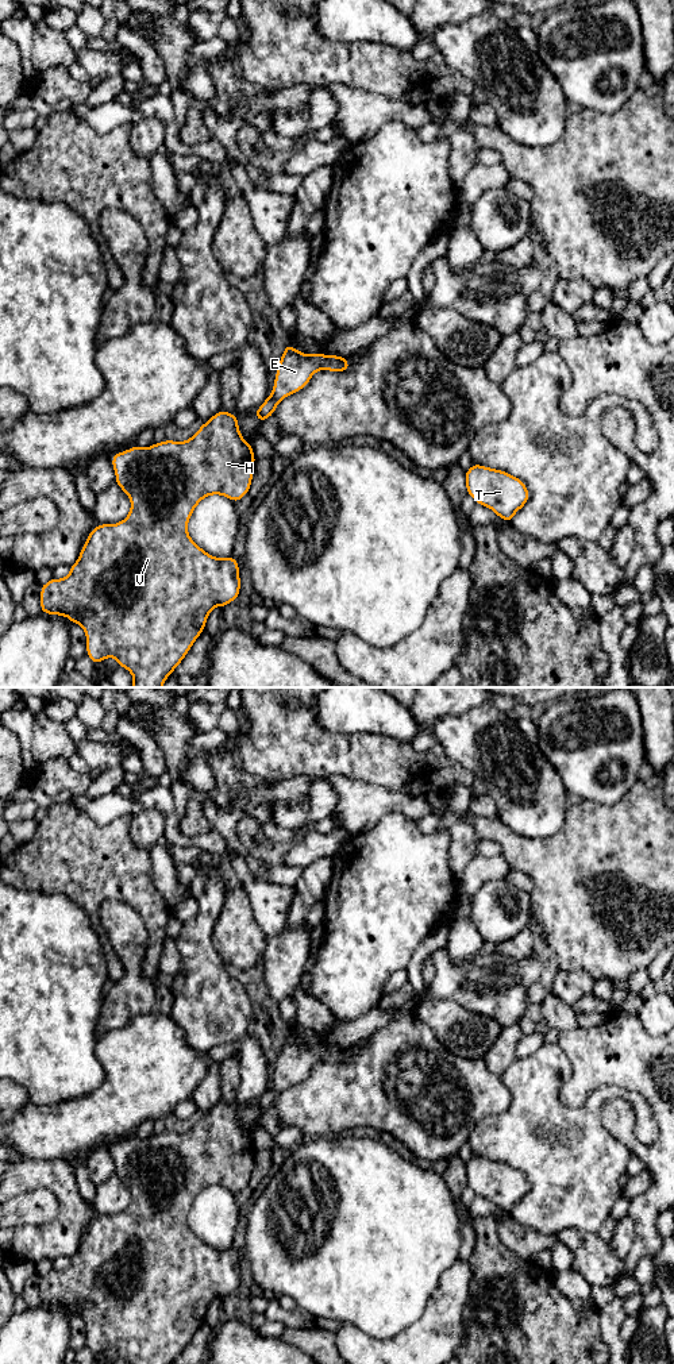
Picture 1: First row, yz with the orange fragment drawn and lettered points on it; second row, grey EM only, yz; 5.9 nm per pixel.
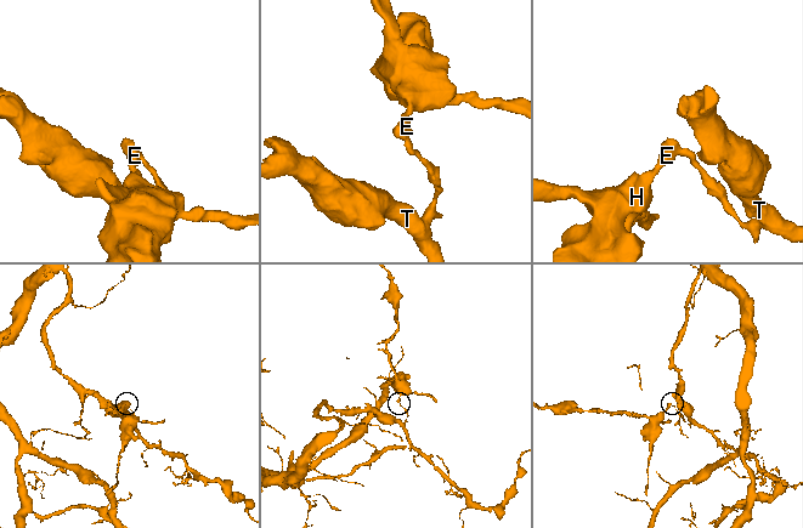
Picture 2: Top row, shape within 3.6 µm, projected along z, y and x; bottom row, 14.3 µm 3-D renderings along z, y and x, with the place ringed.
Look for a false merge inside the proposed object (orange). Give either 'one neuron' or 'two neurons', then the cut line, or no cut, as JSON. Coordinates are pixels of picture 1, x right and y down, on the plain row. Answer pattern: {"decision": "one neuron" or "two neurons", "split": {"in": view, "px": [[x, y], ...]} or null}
{"decision": "two neurons", "split": {"in": "yz", "px": [[326, 1047], [320, 1059]]}}

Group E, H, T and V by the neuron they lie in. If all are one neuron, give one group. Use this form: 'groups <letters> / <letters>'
groups E H V / T

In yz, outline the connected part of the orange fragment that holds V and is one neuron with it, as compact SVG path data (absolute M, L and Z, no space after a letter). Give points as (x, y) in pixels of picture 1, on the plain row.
M220 1101L197 1124L185 1133L163 1132L154 1134L151 1138L142 1140L132 1137L127 1143L116 1143L111 1149L111 1156L116 1165L115 1174L131 1191L128 1207L116 1215L99 1215L88 1226L85 1236L76 1255L70 1257L70 1265L62 1271L51 1269L47 1275L41 1276L41 1303L45 1306L66 1307L73 1315L80 1315L86 1328L86 1346L93 1356L112 1348L118 1352L119 1359L130 1364L174 1364L174 1360L182 1353L200 1325L205 1322L208 1306L215 1298L226 1298L235 1292L240 1284L239 1256L234 1248L215 1249L199 1238L188 1226L188 1213L199 1194L212 1186L220 1186L234 1194L242 1191L250 1182L254 1165L255 1147L253 1136L247 1134L239 1122L238 1109Z

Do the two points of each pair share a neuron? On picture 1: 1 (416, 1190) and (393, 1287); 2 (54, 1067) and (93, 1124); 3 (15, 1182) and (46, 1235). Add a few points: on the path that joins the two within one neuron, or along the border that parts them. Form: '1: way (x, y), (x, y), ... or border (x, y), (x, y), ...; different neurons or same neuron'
1: way (399, 1214), (397, 1230), (393, 1237), (393, 1263); same neuron
2: border (103, 1082), (99, 1087), (84, 1095), (43, 1105); different neurons
3: way (37, 1181), (47, 1181), (64, 1197), (64, 1213); same neuron

